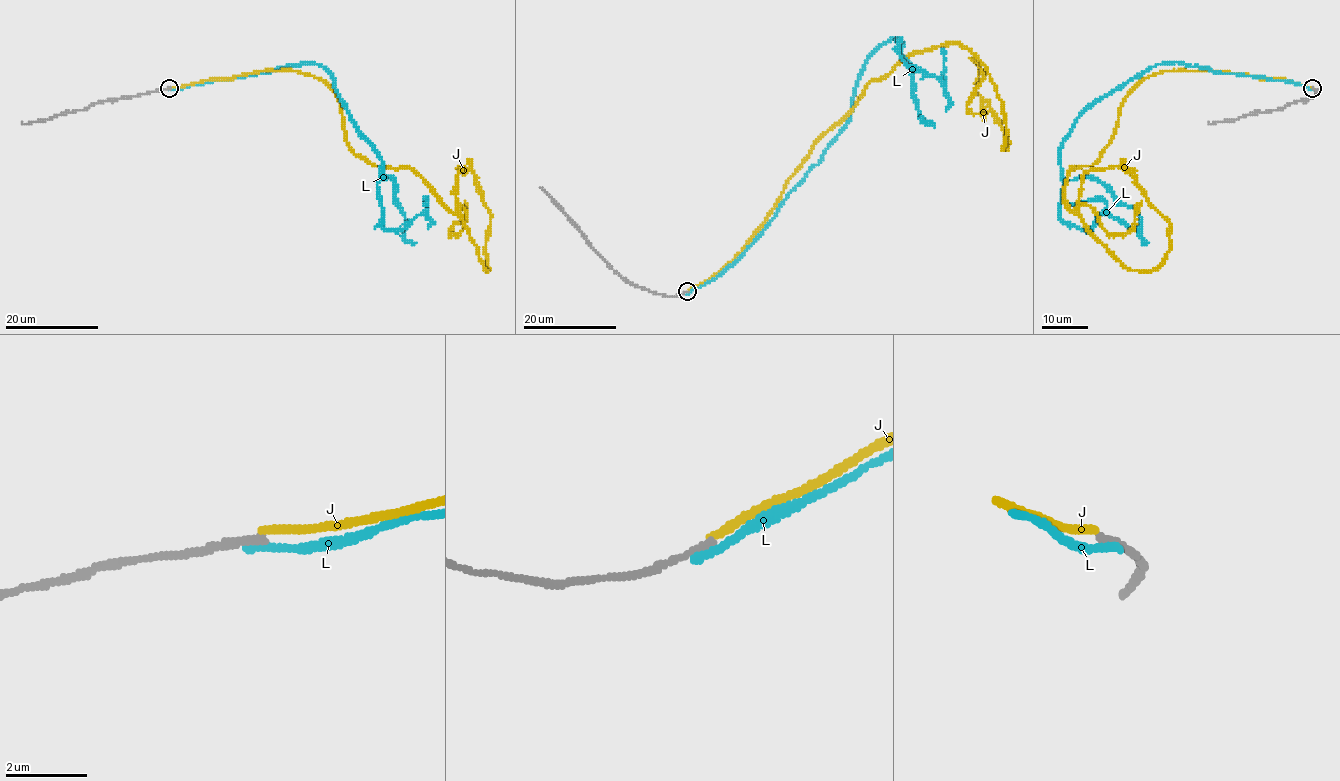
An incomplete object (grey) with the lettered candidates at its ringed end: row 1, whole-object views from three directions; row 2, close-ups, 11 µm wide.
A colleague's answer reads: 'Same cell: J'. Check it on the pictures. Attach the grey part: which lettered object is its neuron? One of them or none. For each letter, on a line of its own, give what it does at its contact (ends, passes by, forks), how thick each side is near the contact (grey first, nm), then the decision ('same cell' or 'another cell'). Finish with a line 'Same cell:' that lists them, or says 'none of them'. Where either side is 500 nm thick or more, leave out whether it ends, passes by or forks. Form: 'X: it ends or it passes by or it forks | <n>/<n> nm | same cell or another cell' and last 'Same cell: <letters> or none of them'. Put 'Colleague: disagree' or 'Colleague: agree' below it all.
J: it ends | 180/180 nm | another cell
L: it ends | 190/190 nm | another cell
Same cell: none of them
Colleague: disagree

